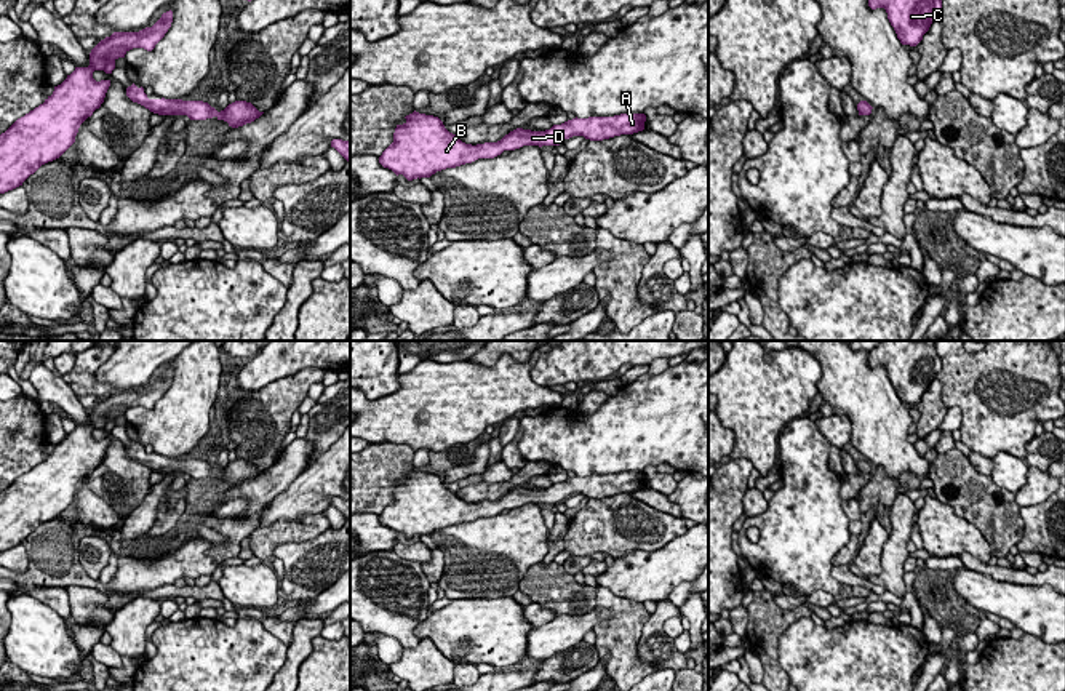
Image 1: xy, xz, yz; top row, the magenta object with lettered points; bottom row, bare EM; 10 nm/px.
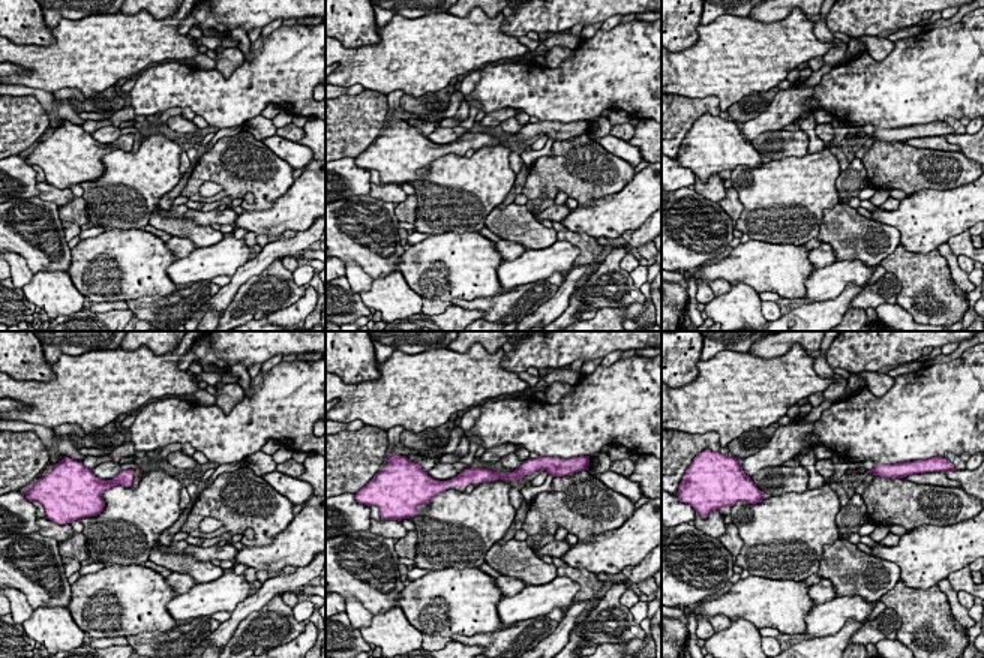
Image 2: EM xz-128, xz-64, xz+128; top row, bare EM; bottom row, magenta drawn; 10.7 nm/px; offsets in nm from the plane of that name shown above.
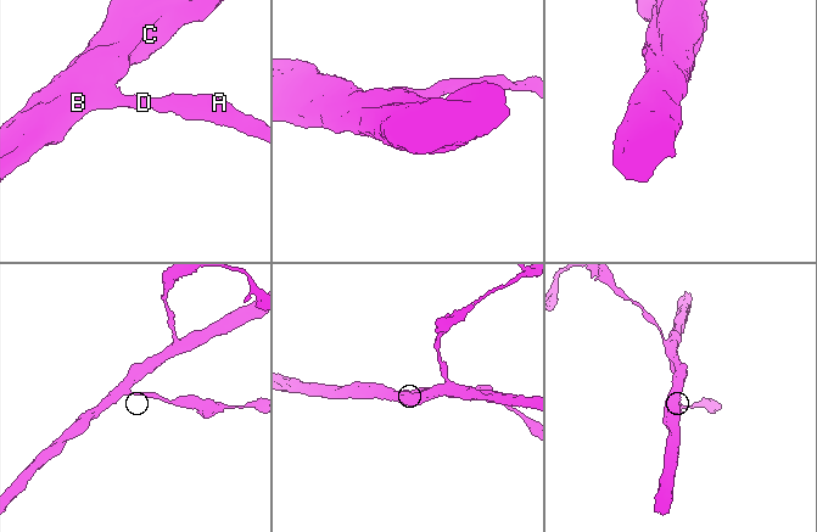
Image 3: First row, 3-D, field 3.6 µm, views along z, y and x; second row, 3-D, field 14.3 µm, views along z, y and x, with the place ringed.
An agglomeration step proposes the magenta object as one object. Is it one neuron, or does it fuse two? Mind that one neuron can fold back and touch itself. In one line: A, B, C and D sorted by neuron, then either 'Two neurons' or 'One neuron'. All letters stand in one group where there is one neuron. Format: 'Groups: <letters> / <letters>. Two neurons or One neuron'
Groups: A B C D. One neuron

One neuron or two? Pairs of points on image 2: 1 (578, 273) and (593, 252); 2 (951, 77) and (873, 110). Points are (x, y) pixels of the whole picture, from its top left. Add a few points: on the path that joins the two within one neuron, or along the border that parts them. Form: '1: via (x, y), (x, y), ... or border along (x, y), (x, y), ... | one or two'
1: border along (603, 246), (602, 252), (591, 263), (573, 269) | two
2: via (932, 77), (893, 93) | one

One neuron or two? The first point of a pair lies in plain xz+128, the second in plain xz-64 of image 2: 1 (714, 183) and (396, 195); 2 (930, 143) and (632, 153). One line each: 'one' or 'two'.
1: one
2: one

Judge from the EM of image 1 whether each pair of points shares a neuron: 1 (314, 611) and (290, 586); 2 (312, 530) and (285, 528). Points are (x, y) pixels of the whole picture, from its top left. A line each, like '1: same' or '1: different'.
1: different
2: same

